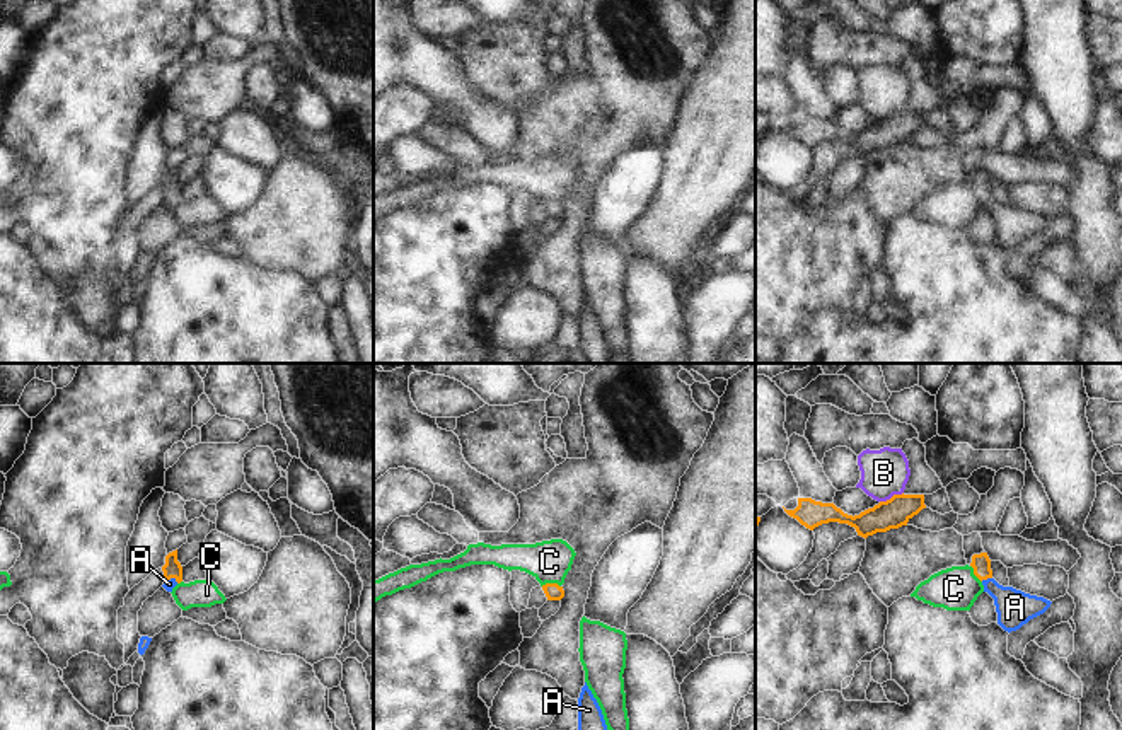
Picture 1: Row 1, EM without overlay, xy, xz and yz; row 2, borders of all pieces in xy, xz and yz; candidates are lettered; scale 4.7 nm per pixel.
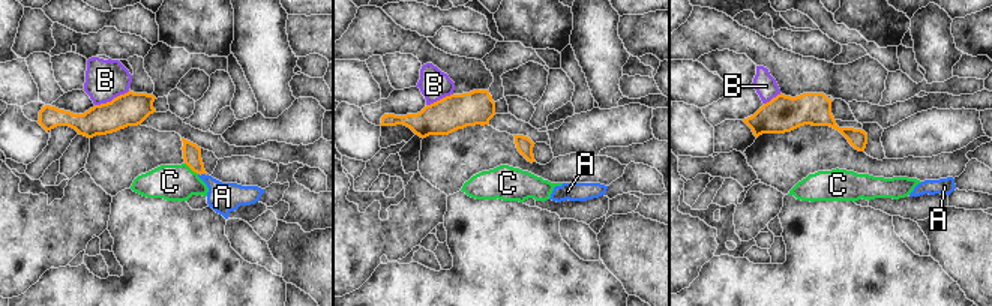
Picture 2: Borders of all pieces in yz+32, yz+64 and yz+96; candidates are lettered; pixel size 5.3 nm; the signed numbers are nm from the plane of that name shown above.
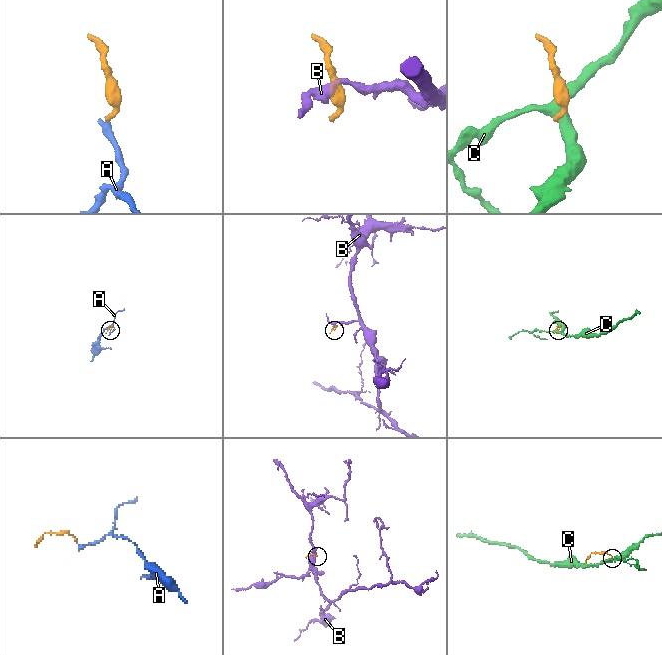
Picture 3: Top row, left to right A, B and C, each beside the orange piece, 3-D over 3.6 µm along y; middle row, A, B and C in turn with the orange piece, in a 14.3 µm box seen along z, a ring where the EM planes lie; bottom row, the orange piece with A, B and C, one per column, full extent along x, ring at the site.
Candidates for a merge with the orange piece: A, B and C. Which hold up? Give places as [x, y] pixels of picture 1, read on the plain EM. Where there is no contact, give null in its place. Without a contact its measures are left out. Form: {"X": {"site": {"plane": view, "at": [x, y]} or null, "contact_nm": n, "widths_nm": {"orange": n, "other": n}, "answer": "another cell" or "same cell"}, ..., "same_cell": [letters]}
{"A": {"site": {"plane": "yz", "at": [986, 196]}, "contact_nm": 60, "widths_nm": {"orange": 90, "other": 170}, "answer": "same cell"}, "B": {"site": {"plane": "yz", "at": [892, 115]}, "contact_nm": 120, "widths_nm": {"orange": 140, "other": 220}, "answer": "another cell"}, "C": {"site": {"plane": "xz", "at": [551, 202]}, "contact_nm": 100, "widths_nm": {"orange": 80, "other": 200}, "answer": "another cell"}, "same_cell": ["A"]}

